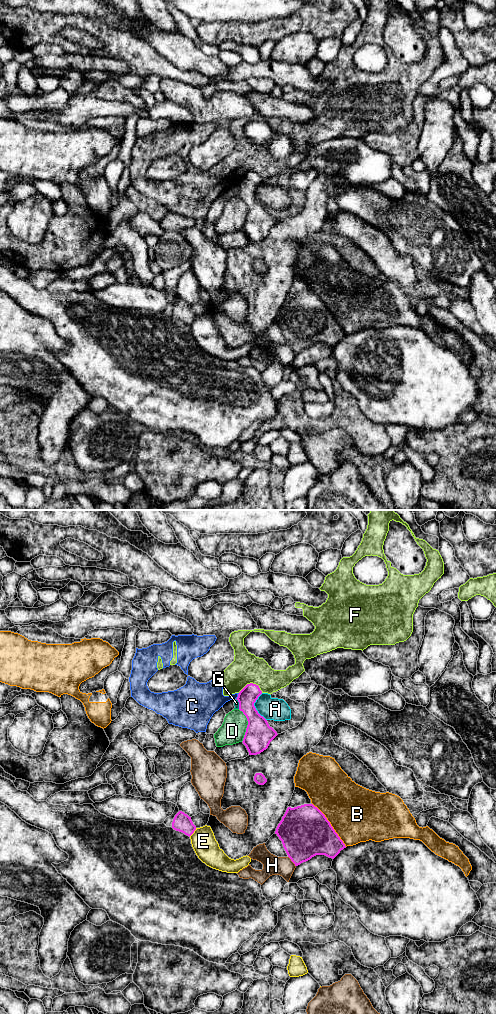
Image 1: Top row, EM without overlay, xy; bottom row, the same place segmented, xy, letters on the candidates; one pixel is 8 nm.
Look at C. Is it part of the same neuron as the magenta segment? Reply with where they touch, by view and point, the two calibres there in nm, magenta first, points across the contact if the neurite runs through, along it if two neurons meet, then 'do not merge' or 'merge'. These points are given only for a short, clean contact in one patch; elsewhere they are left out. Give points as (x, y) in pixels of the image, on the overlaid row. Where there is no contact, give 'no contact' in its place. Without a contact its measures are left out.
meets magenta in xy at (238, 696); 150 nm thick on the magenta side, 260 nm on the other; border along xy (239, 693), (236, 698); do not merge

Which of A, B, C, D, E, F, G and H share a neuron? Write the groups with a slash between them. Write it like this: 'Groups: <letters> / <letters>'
Groups: A / B / C F / D / E / G / H

